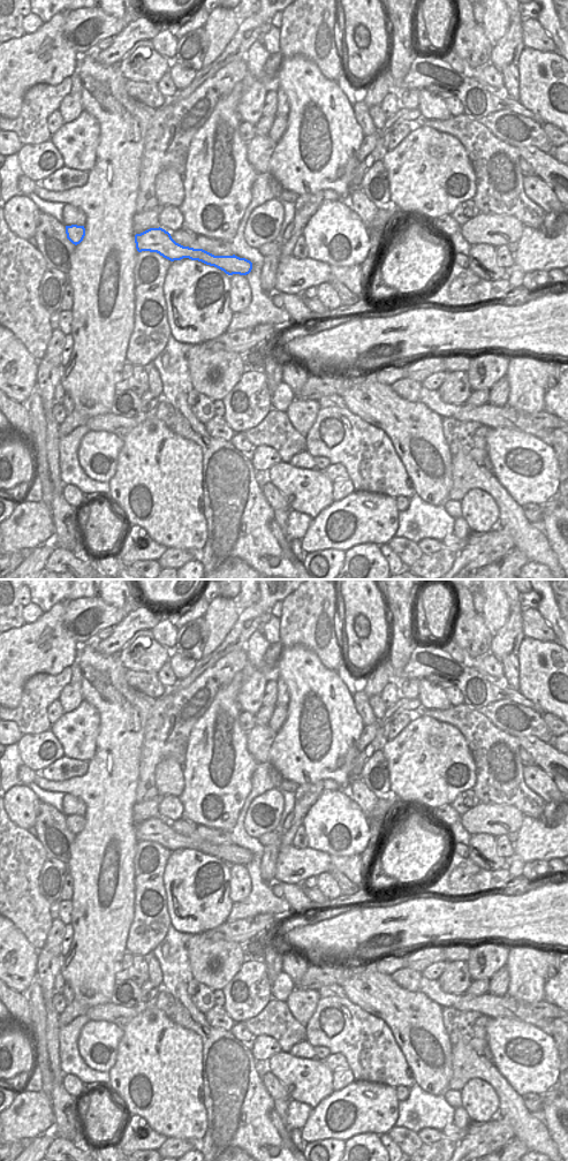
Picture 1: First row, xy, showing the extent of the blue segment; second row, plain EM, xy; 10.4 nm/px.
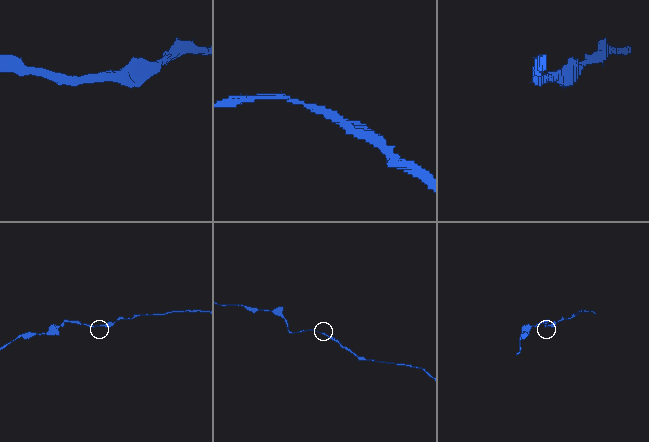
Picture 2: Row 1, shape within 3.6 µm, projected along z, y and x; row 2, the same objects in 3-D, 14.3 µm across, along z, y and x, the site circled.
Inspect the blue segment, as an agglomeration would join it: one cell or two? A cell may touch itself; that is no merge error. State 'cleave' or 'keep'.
keep

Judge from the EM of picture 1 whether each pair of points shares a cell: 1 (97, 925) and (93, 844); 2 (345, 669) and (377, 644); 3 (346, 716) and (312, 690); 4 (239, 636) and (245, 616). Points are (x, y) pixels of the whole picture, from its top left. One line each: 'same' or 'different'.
1: same
2: different
3: same
4: same

